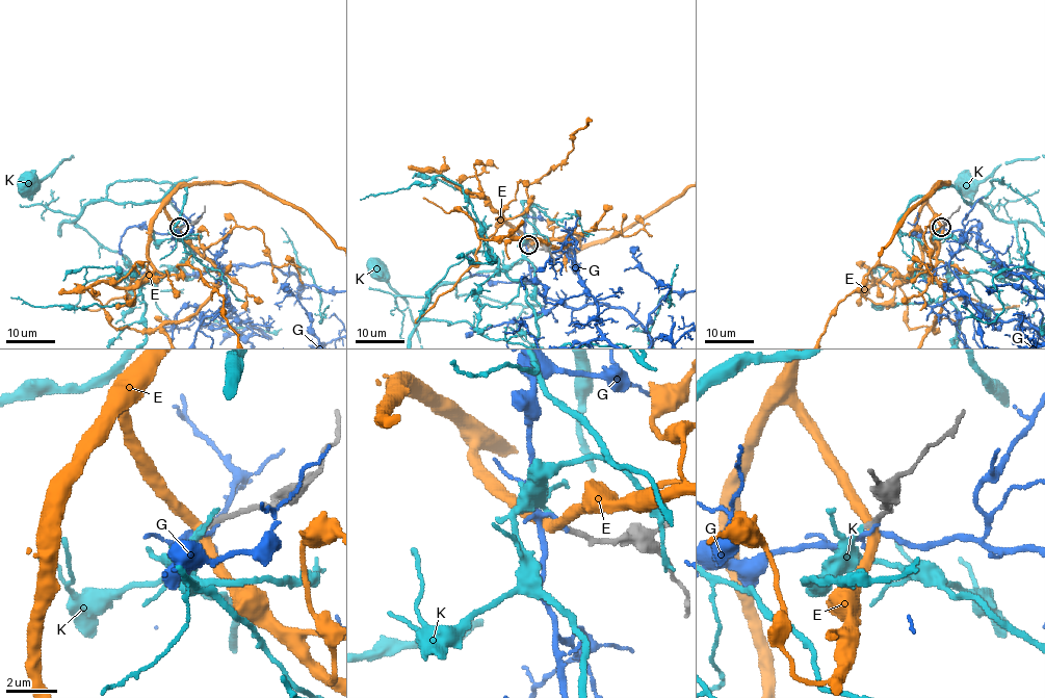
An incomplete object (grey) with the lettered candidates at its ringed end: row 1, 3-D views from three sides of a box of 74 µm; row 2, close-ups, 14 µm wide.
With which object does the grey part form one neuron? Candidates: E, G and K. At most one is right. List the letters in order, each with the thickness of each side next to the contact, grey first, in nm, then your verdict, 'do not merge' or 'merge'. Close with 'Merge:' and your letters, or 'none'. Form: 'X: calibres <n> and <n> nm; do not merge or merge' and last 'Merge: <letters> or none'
E: calibres 220 and 380 nm; do not merge
G: calibres 280 and 120 nm; do not merge
K: calibres 220 and 190 nm; merge
Merge: K

